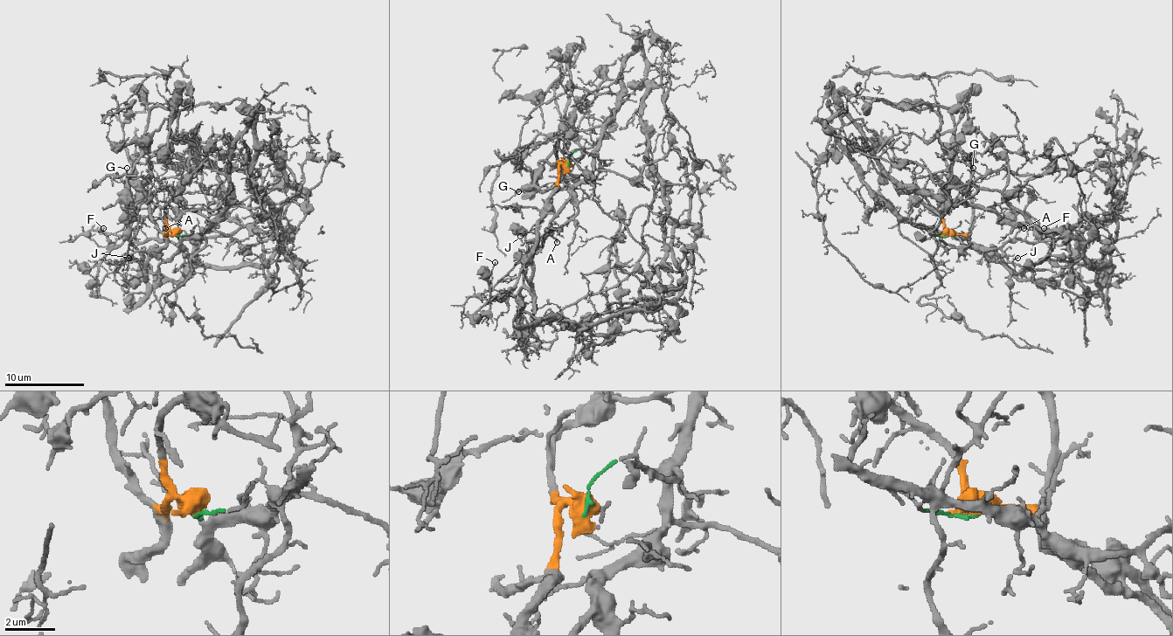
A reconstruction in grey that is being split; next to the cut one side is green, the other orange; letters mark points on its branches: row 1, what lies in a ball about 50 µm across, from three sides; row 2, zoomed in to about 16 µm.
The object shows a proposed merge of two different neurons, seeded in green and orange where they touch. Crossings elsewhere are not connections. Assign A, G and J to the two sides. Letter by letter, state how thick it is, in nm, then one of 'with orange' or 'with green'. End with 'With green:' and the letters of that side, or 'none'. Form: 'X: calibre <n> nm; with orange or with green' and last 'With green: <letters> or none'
A: calibre 160 nm; with green
G: calibre 110 nm; with orange
J: calibre 120 nm; with orange
With green: A

